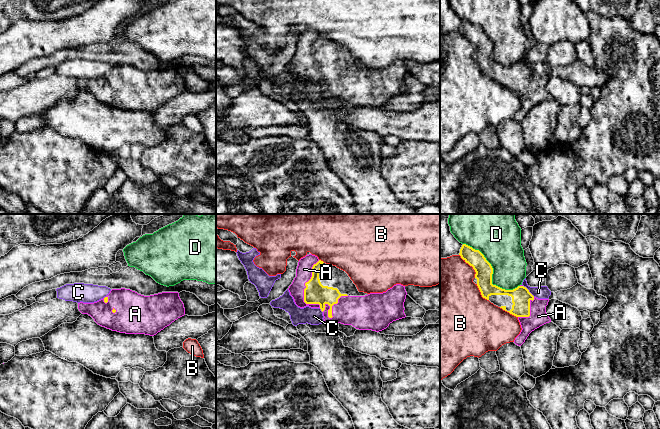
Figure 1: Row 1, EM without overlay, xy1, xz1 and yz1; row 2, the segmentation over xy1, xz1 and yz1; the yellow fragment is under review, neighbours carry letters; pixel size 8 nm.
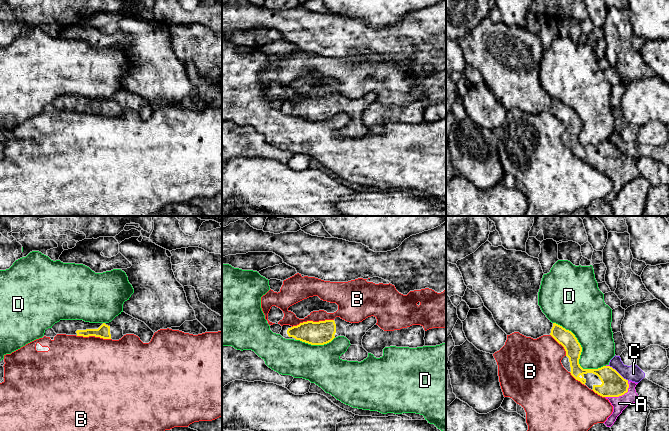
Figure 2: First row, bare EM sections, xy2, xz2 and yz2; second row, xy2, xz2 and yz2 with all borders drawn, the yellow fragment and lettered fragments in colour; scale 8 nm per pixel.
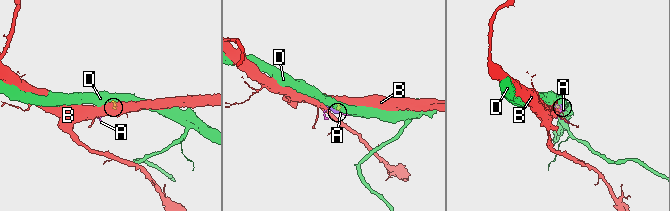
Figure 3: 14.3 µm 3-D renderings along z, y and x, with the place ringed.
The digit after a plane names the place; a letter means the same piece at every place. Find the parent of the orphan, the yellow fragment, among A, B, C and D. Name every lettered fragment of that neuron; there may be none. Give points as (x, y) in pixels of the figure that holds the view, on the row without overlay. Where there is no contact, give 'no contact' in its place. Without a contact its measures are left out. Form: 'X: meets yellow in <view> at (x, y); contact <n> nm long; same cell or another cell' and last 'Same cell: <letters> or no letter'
A: meets yellow in xz1 at (304, 65); contact 380 nm long; same cell
B: meets yellow in xz2 at (312, 97); contact 340 nm long; another cell
C: meets yellow in yz2 at (618, 149); contact 200 nm long; another cell
D: meets yellow in yz2 at (581, 127); contact 550 nm long; another cell
Same cell: A

